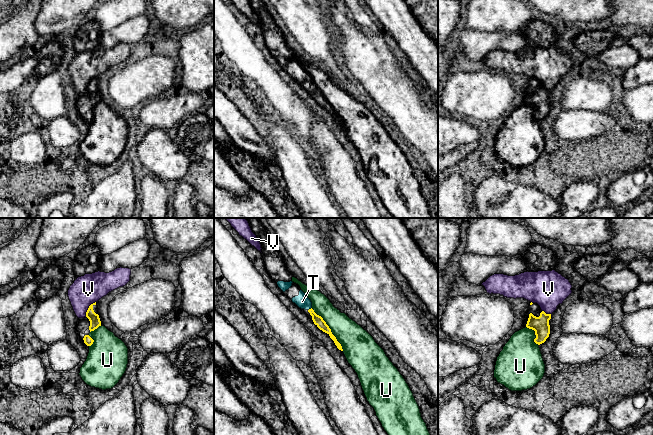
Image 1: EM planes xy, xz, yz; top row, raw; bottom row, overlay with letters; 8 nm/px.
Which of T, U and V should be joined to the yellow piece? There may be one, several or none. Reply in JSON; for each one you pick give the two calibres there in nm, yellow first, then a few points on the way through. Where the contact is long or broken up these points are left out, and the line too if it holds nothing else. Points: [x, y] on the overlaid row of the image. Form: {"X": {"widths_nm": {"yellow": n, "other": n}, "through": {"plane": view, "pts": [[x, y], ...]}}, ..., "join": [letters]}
{"T": {"widths_nm": {"yellow": 80, "other": 110}, "through": {"plane": "xz", "pts": [[318, 320], [309, 309], [302, 301]]}}, "join": ["T"]}

